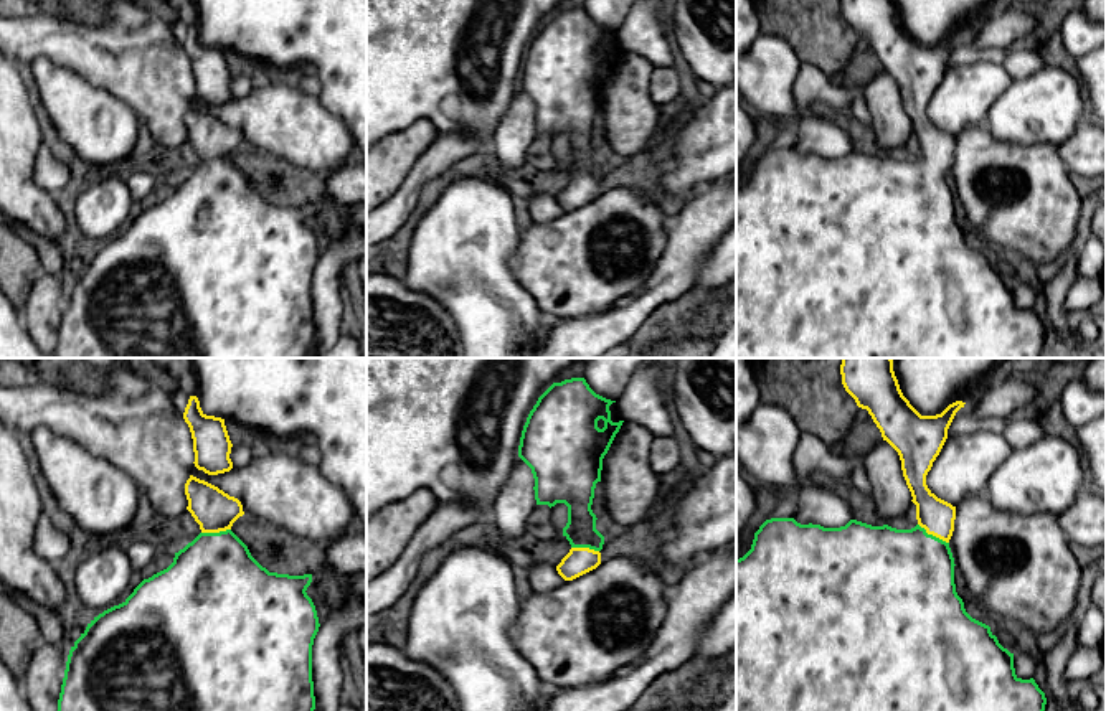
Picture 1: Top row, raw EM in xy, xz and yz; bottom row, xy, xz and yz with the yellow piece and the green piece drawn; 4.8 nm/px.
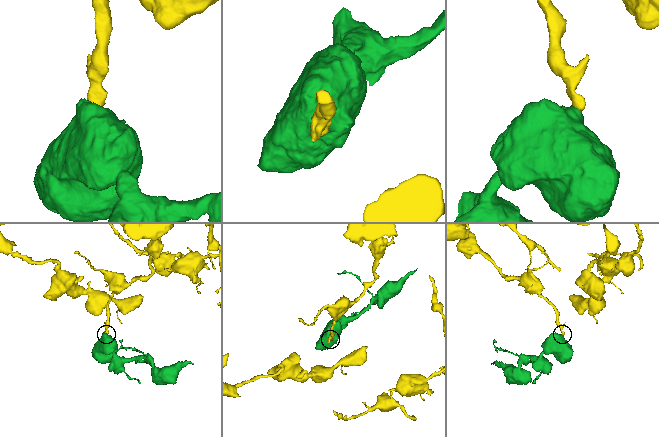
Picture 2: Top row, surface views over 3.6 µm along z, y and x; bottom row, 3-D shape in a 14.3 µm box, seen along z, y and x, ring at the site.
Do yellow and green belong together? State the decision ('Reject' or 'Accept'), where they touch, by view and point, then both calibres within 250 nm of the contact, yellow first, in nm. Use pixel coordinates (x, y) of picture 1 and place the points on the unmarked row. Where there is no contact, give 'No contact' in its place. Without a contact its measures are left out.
Accept. Touches yellow at yz (933, 165). Thickness 170 nm (yellow) against 480 nm

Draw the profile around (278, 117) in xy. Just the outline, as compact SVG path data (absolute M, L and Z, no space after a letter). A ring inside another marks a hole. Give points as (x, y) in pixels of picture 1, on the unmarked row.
M289 78L261 79L248 96L233 96L229 102L218 106L208 106L193 94L190 106L238 129L244 145L267 152L302 168L333 172L350 163L350 152L357 147L345 120L332 114L320 102L319 96L305 94Z

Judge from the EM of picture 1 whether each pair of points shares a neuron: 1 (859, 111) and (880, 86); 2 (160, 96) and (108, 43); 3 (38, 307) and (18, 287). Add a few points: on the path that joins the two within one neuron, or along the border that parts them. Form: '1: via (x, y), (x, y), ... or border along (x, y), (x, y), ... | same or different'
1: border along (862, 91), (872, 122) | different
2: via (147, 83), (121, 56) | same
3: border along (42, 271), (20, 312) | different

